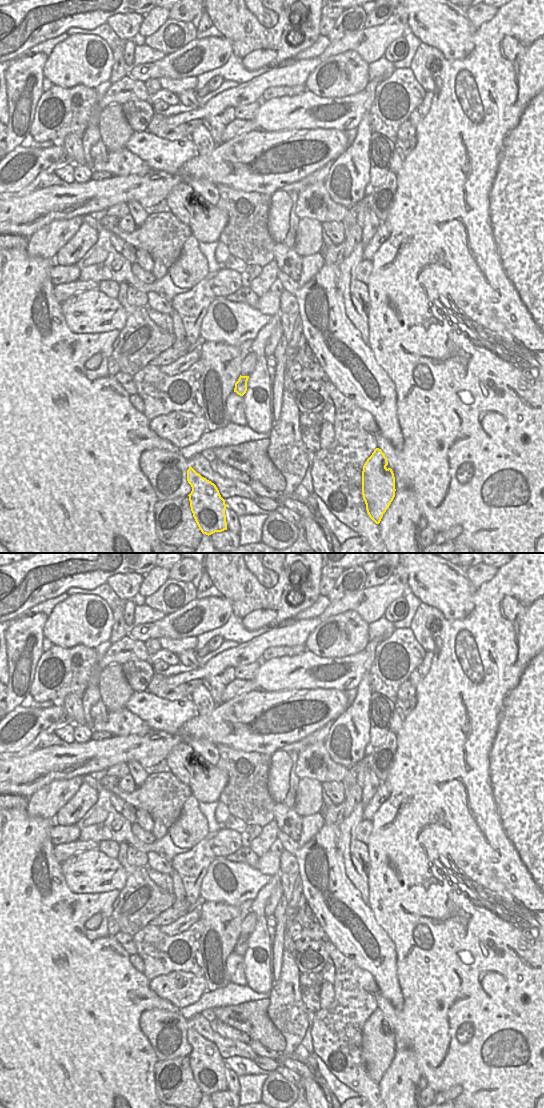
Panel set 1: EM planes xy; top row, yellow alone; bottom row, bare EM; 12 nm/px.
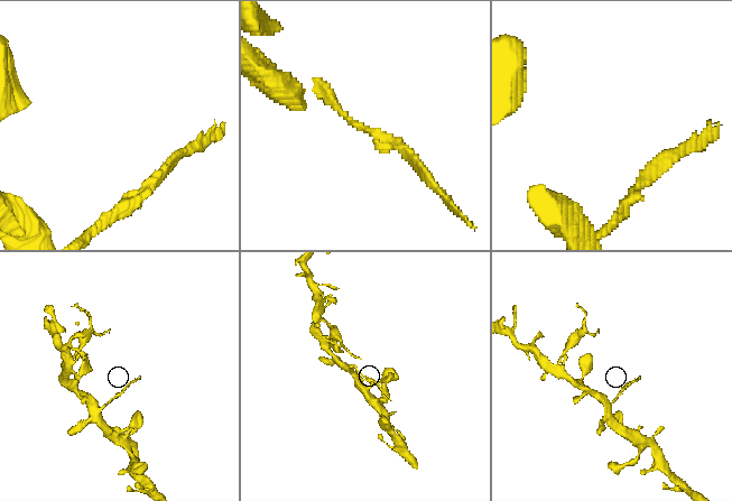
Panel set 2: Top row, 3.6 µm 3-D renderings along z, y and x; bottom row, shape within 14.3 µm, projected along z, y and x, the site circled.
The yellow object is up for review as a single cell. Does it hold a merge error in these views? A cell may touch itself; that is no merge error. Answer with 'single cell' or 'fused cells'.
fused cells

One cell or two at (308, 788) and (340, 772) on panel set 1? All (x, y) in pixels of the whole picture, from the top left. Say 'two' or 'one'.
two

